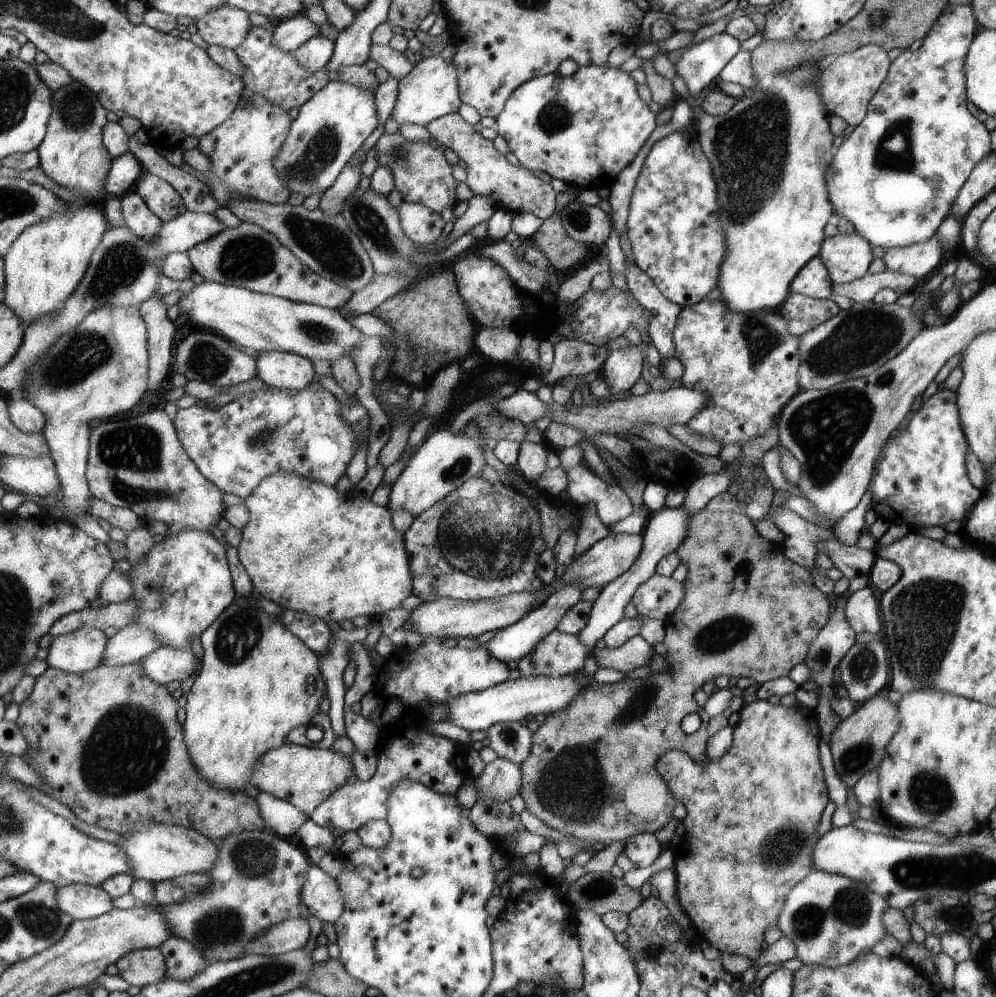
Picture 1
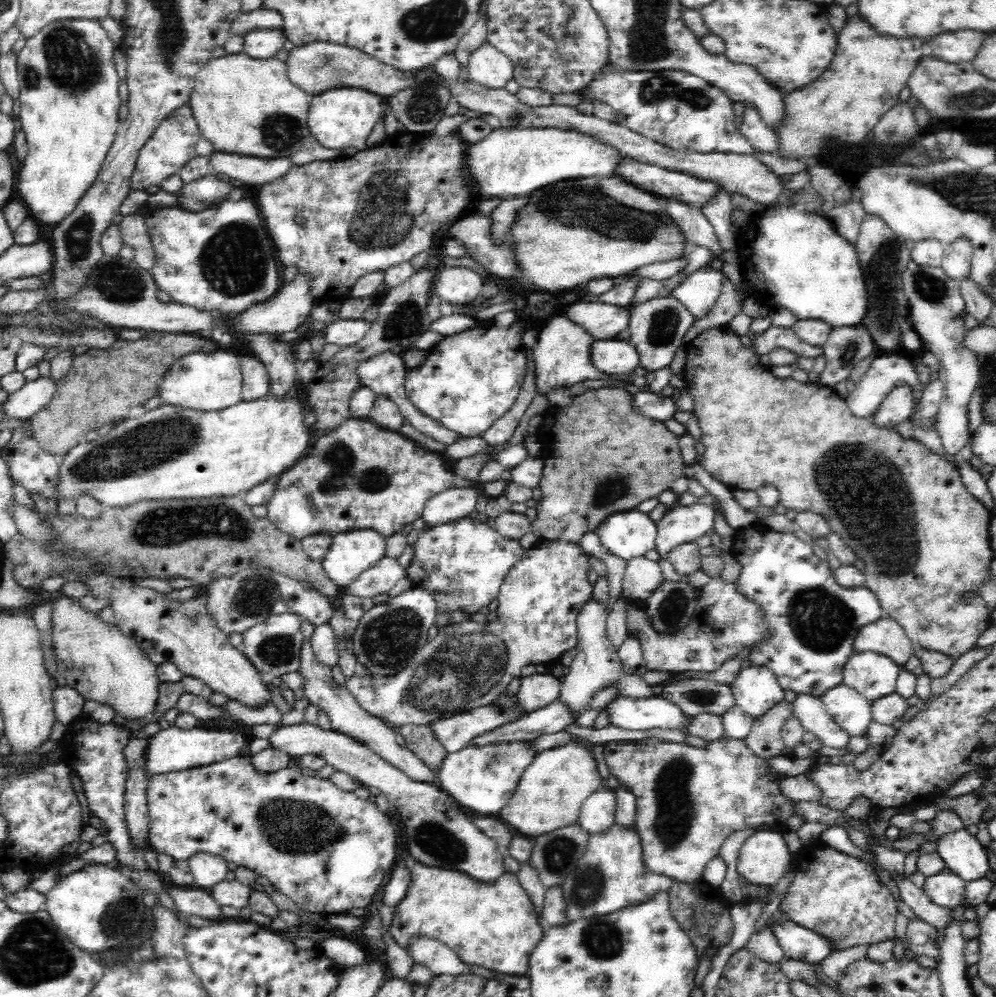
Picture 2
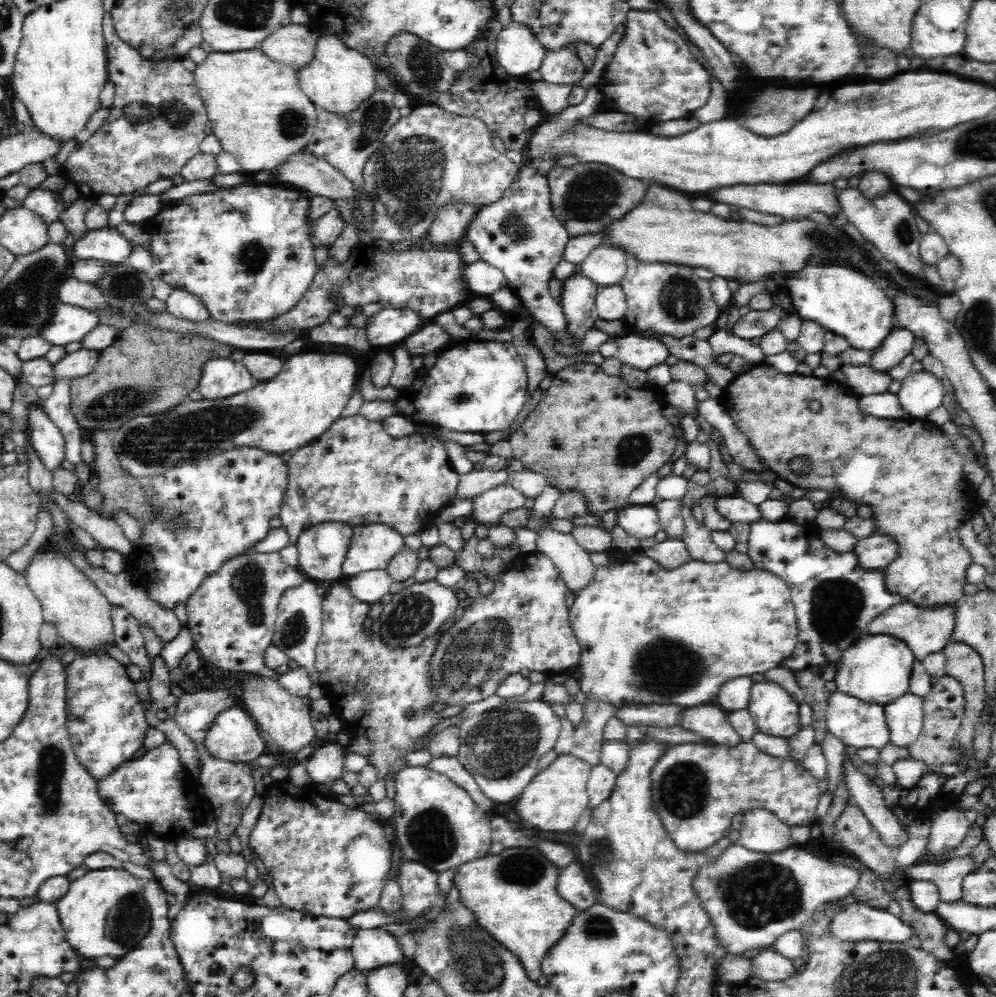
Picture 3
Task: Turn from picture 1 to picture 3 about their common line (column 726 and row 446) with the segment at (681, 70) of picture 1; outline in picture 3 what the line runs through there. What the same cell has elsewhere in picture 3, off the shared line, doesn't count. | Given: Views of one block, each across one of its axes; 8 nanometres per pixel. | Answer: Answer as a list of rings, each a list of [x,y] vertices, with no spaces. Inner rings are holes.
[[[30,402],[24,407],[34,450],[42,459],[44,467],[52,473],[56,468],[61,468],[62,460],[65,459],[64,437],[60,429],[48,419],[42,405]]]

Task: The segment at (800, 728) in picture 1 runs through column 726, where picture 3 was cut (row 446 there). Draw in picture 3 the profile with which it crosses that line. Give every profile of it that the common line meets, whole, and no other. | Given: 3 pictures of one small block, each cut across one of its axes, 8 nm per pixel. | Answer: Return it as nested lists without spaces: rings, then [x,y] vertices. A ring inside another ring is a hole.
[[[756,364],[744,372],[740,372],[734,376],[730,383],[722,389],[722,393],[717,398],[724,412],[728,413],[730,420],[736,426],[736,429],[742,431],[744,439],[748,439],[752,450],[756,451],[756,457],[761,464],[772,471],[778,479],[787,480],[795,488],[805,489],[806,491],[822,490],[828,495],[838,493],[837,502],[841,500],[849,500],[858,504],[859,506],[868,507],[871,514],[871,519],[875,525],[875,533],[881,536],[892,538],[896,542],[896,558],[885,566],[885,585],[890,593],[897,593],[902,601],[909,601],[911,604],[918,606],[929,606],[930,609],[935,609],[936,606],[957,606],[965,598],[964,585],[967,582],[967,570],[973,563],[972,555],[968,549],[962,545],[959,536],[959,527],[970,520],[974,512],[980,508],[978,490],[971,486],[970,480],[965,475],[963,470],[963,457],[959,456],[955,451],[954,442],[946,435],[943,429],[938,425],[934,425],[931,421],[926,419],[912,419],[912,420],[896,420],[886,418],[876,418],[871,414],[863,413],[859,407],[858,395],[844,382],[838,382],[830,378],[802,376],[797,372],[794,374],[782,374],[778,372],[773,366],[768,364]],[[817,400],[820,402],[820,410],[812,411],[810,409],[810,402]],[[807,456],[808,460],[812,462],[812,471],[807,476],[802,478],[796,476],[789,470],[789,462],[796,457]]]

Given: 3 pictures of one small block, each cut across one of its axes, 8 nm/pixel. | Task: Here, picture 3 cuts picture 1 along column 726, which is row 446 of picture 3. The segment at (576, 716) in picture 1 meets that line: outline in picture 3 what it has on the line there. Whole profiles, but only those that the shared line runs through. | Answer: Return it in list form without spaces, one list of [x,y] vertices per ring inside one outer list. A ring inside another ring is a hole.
[[[577,362],[572,363],[552,376],[552,384],[541,394],[541,399],[532,412],[530,412],[522,426],[515,431],[507,441],[511,444],[513,458],[522,461],[524,469],[542,474],[545,477],[548,487],[552,487],[561,494],[564,492],[580,492],[583,495],[585,504],[587,505],[588,514],[600,517],[608,511],[621,511],[629,507],[629,496],[637,489],[647,478],[670,461],[674,455],[677,444],[677,436],[674,433],[674,426],[662,416],[662,404],[658,402],[656,394],[650,390],[634,390],[630,386],[626,386],[622,382],[622,378],[618,380],[616,376],[610,376],[602,370],[600,365],[594,363]]]

